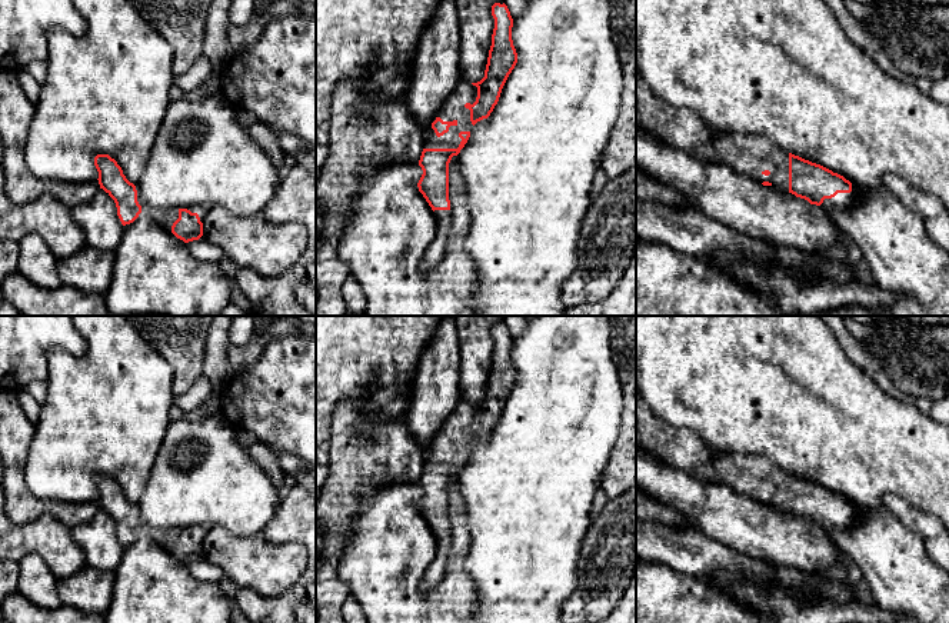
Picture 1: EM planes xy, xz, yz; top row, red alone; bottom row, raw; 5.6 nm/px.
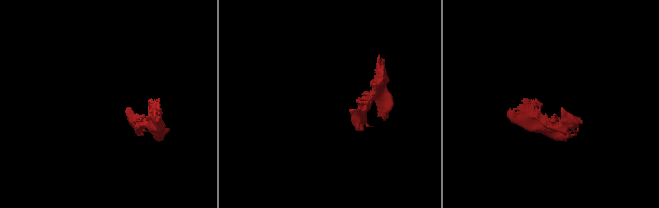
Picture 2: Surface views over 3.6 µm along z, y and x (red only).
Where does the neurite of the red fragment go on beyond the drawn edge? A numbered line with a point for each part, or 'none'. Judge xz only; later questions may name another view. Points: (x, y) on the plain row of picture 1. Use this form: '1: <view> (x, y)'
1: xz (453, 427)
2: xz (438, 567)

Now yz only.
1: yz (749, 475)
2: yz (842, 520)

